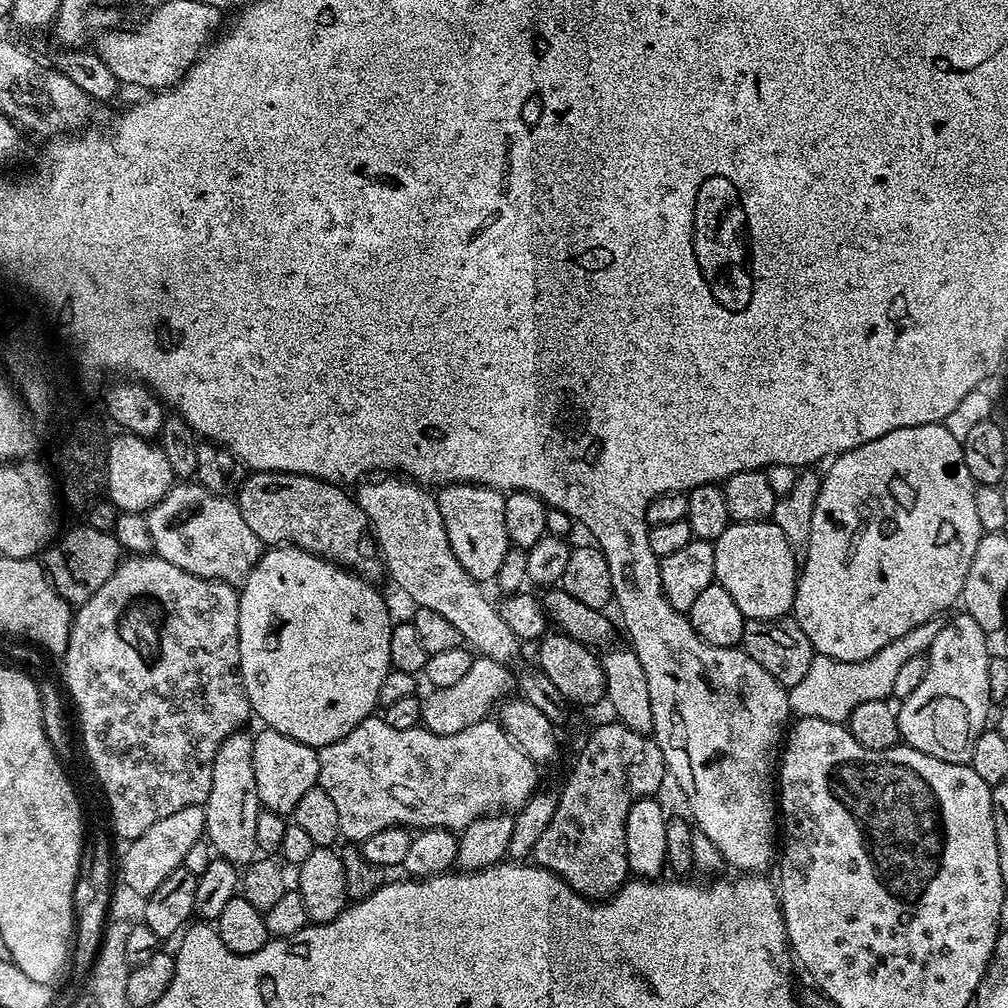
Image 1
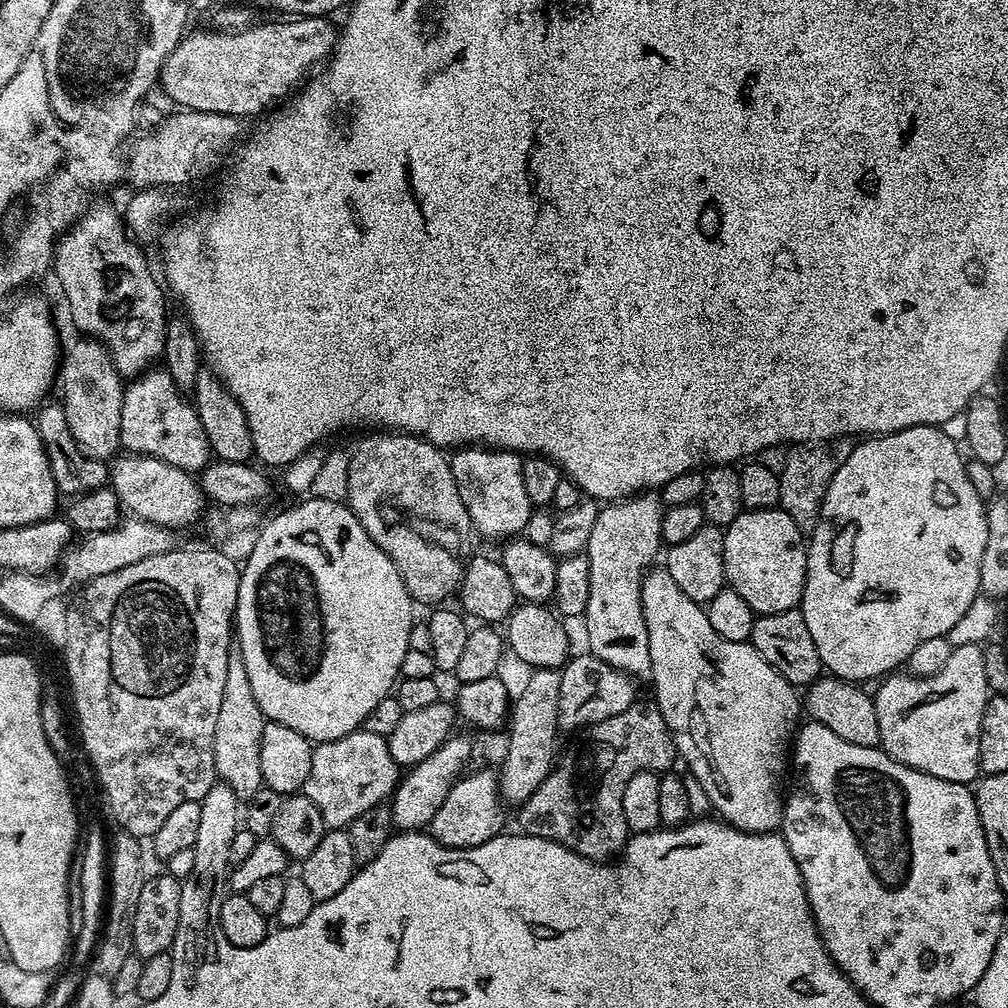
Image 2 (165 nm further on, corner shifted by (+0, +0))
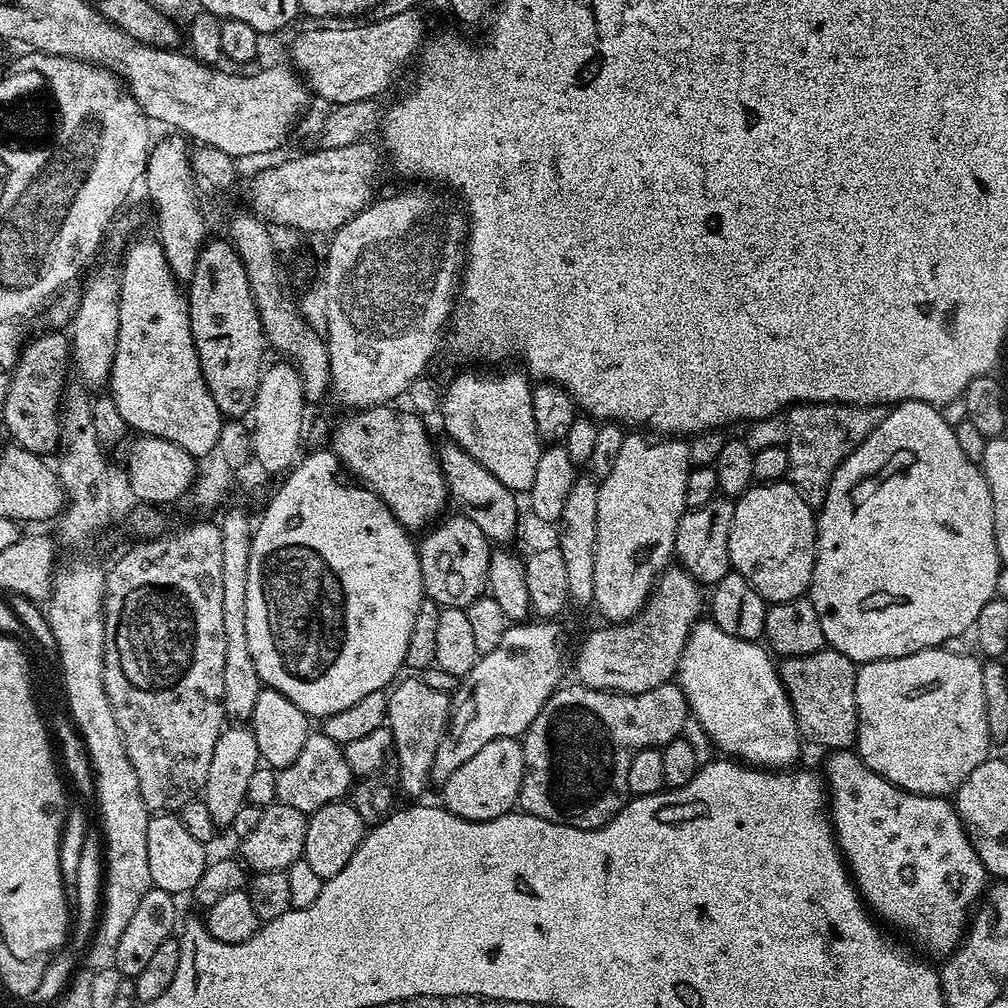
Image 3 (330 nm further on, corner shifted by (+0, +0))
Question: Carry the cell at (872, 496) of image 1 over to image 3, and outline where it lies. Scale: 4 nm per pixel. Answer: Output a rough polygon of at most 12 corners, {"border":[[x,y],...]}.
{"border":[[904,400],[842,461],[807,599],[856,665],[996,596],[990,490]]}

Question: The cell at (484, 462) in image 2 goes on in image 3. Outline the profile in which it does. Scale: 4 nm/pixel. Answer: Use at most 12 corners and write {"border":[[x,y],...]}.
{"border":[[523,371],[464,372],[442,392],[447,439],[512,492],[542,441]]}

